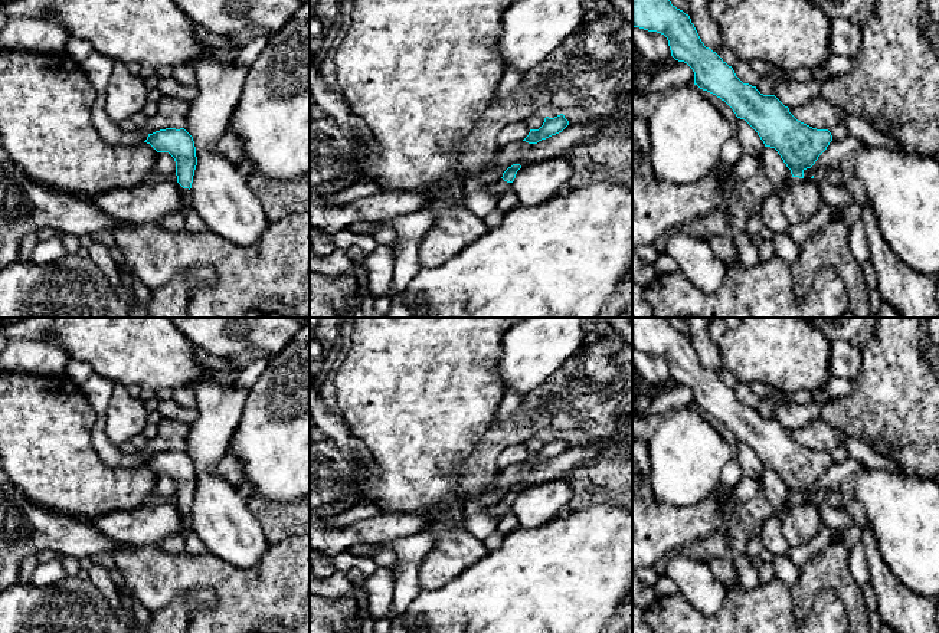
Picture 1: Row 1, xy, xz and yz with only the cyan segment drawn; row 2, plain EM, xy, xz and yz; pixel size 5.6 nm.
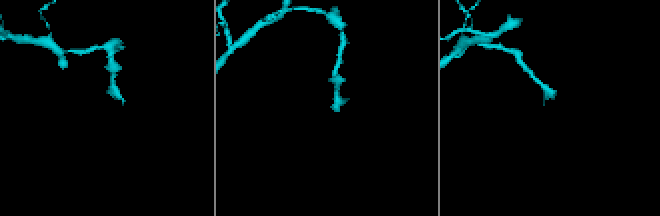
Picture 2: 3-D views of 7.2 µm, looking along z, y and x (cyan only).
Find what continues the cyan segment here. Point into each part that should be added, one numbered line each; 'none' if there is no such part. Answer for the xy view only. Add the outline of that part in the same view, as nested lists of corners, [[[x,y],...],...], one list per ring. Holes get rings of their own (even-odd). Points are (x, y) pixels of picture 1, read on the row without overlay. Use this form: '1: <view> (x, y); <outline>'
1: xy (172, 499); [[[176,495],[170,496],[170,498],[163,498],[163,499],[157,499],[158,502],[170,502],[174,504],[179,508],[179,512],[181,514],[183,518],[190,519],[190,512],[189,511],[183,511],[179,505],[177,505],[177,498]]]

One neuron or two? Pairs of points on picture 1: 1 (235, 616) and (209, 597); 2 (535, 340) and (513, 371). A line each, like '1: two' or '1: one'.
1: two
2: one

